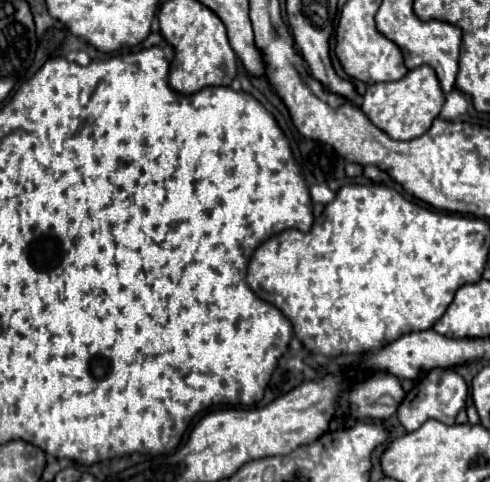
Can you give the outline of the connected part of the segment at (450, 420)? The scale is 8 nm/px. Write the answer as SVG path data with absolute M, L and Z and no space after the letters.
M434 368L430 370L424 380L420 380L402 400L402 404L398 406L398 420L400 424L412 432L412 430L418 430L426 420L434 418L434 420L440 420L444 424L454 424L456 422L456 416L458 412L466 406L466 400L468 400L468 386L464 382L464 378L452 370L452 368Z

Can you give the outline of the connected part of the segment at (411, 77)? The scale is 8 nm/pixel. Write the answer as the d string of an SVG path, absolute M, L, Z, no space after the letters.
M420 66L410 70L402 80L370 84L362 98L360 108L370 118L370 122L376 124L380 130L384 130L388 136L396 140L412 140L422 136L432 126L442 106L444 106L444 92L440 88L436 72L430 66Z

